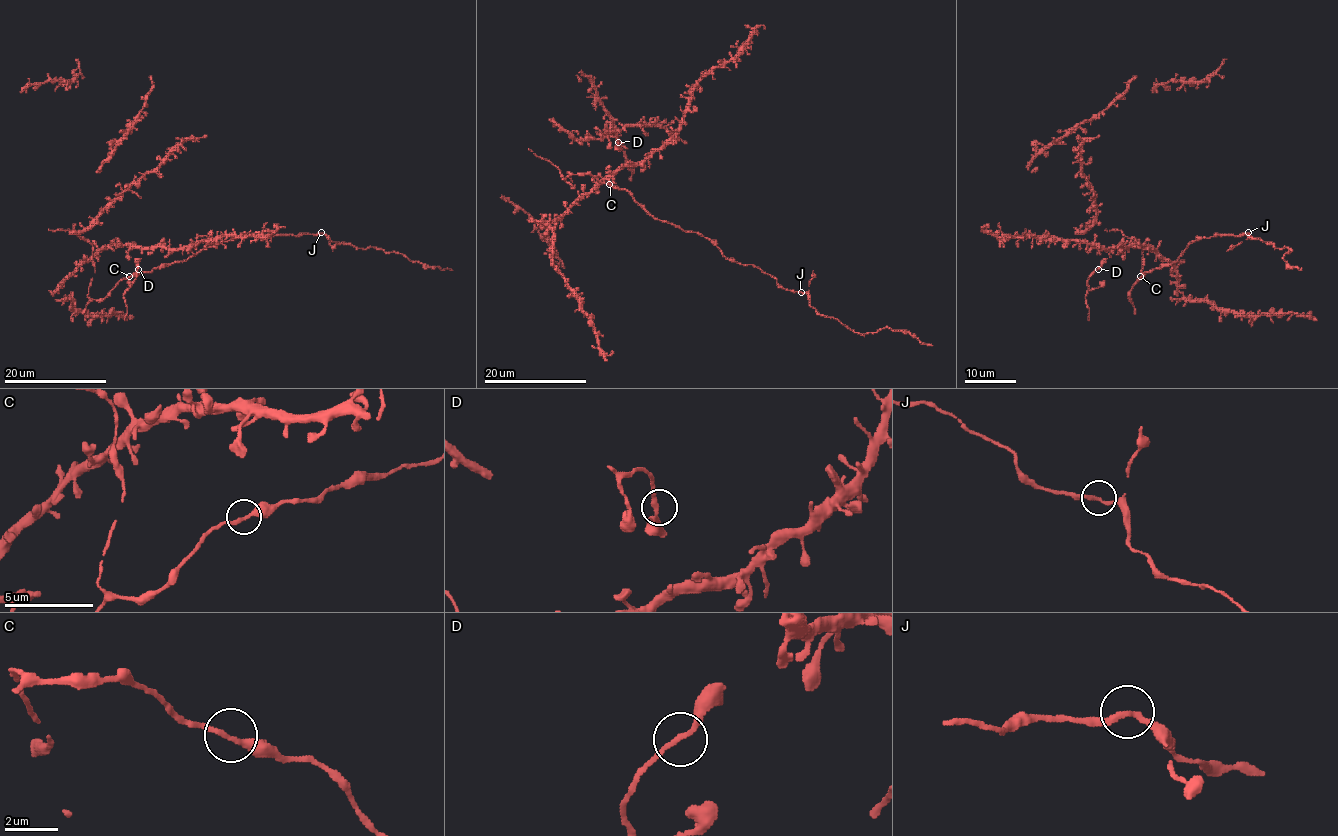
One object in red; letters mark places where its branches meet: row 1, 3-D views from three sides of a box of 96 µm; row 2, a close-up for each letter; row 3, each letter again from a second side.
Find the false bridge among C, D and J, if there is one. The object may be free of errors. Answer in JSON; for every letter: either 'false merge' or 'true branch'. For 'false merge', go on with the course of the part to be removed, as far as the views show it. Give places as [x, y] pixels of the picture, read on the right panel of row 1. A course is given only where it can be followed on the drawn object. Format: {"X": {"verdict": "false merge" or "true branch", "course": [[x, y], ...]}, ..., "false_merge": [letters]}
{"C": {"verdict": "true branch"}, "D": {"verdict": "true branch"}, "J": {"verdict": "true branch"}, "false_merge": []}

